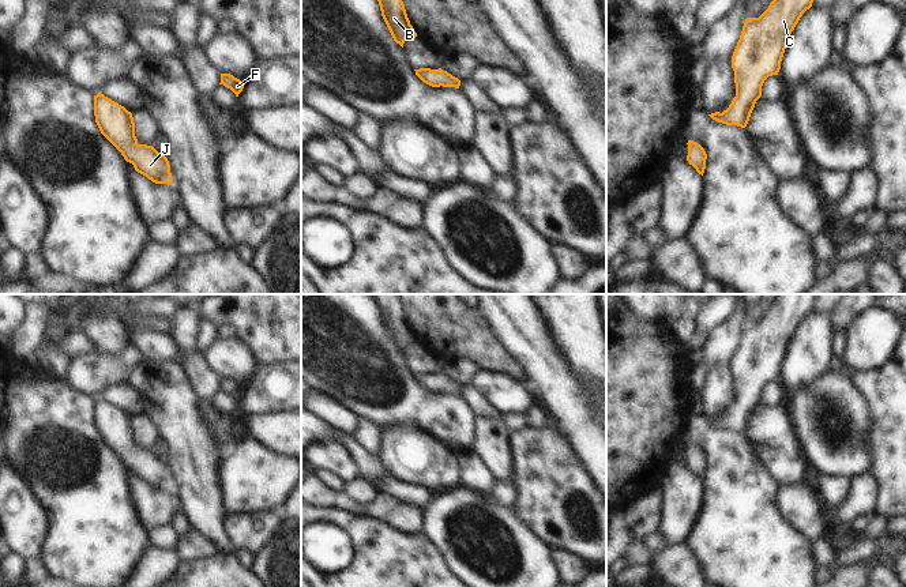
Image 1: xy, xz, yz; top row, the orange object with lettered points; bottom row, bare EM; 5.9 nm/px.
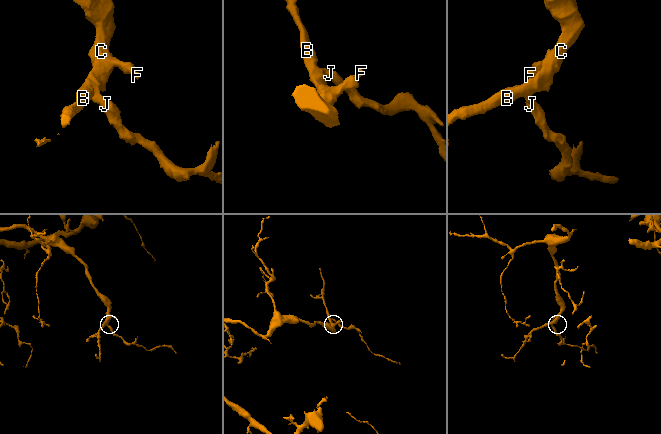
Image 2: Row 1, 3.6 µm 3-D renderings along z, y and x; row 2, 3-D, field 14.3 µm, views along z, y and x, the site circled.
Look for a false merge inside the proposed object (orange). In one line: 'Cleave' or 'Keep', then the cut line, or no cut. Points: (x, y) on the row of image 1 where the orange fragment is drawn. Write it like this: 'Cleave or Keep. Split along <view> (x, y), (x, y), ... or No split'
Keep. No split

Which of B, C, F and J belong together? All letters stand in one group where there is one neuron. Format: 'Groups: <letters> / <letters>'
Groups: B C F J

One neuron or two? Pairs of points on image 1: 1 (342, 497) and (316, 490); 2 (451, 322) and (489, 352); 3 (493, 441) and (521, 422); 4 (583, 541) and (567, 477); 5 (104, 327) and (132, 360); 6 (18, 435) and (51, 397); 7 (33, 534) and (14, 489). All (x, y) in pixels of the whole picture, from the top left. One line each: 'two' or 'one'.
1: one
2: one
3: two
4: one
5: two
6: one
7: one

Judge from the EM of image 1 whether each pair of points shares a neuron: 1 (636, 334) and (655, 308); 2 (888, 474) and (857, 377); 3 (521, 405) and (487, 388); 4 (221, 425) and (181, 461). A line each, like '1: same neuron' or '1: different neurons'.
1: different neurons
2: same neuron
3: same neuron
4: different neurons

